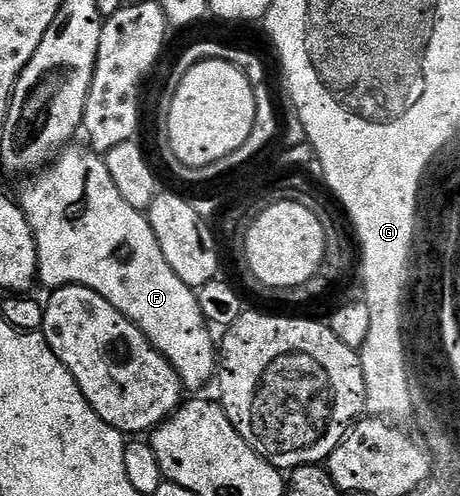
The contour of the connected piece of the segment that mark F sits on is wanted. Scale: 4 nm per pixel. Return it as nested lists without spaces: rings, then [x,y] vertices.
[[[88,148],[73,149],[62,150],[48,166],[34,173],[26,181],[30,182],[19,197],[20,208],[35,236],[40,285],[56,288],[62,284],[76,284],[99,292],[103,300],[123,312],[127,320],[135,323],[148,336],[149,343],[173,365],[186,391],[204,391],[201,389],[212,378],[214,381],[219,366],[219,350],[215,338],[209,335],[210,327],[199,308],[196,289],[183,284],[183,280],[171,272],[171,264],[163,260],[163,248],[159,248],[159,240],[155,240],[148,217],[123,200],[119,188],[115,188],[115,180],[111,180],[111,172],[107,172],[104,157]]]

